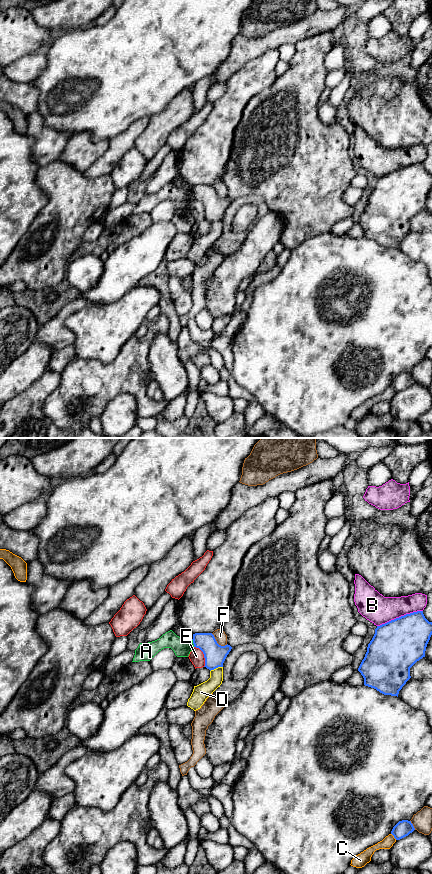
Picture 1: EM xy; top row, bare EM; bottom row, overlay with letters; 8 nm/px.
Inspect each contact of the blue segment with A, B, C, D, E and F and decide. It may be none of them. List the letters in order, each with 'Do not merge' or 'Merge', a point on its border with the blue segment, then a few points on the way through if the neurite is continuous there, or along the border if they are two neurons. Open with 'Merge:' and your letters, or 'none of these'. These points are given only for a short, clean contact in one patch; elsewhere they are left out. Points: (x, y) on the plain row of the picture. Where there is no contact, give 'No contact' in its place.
Merge: none of these
A: Do not merge. Touches blue at xy (193, 195). Boundary: xy (192, 191), (194, 198)
B: Do not merge. Touches blue at xy (399, 169)
C: Do not merge. Touches blue at xy (393, 387)
D: Do not merge. Touches blue at xy (216, 219)
E: Do not merge. Touches blue at xy (204, 207)
F: Do not merge. Touches blue at xy (217, 195)

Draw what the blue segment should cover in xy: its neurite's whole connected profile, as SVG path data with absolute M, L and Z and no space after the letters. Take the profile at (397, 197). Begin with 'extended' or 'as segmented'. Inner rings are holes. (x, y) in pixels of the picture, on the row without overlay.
as segmented; M423 163L406 166L385 176L377 178L375 186L368 196L367 204L358 223L364 230L364 237L374 240L384 247L397 248L402 239L411 230L410 220L420 211L425 209L427 196L432 187L432 174L429 174Z

